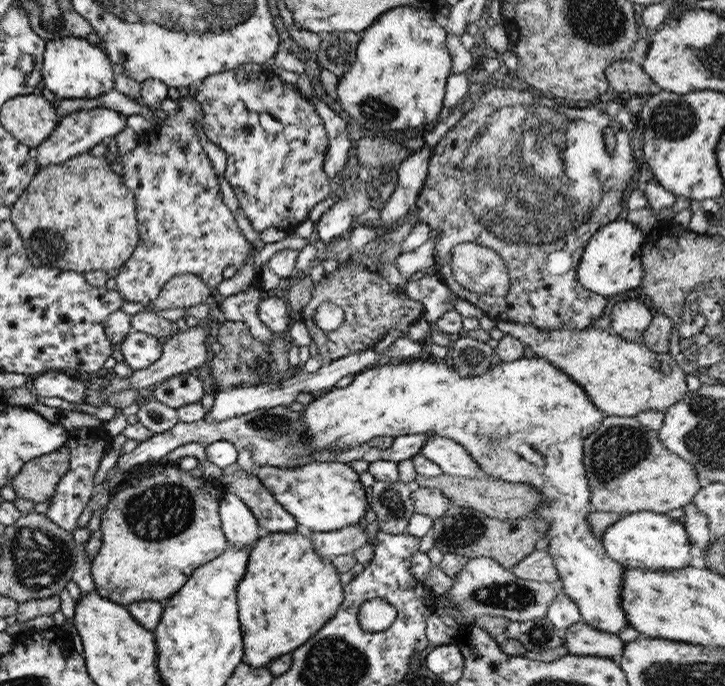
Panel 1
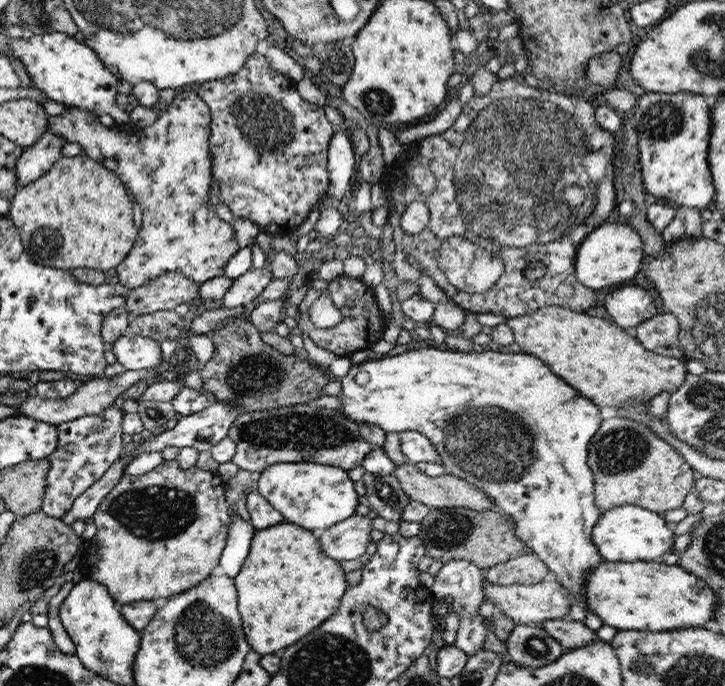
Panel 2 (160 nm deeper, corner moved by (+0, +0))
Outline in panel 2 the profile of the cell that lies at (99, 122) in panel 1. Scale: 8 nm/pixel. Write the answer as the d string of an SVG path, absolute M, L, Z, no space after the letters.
M45 132L38 139L23 149L21 156L14 163L14 175L19 188L45 174L51 165L61 158L60 150L67 142L54 132Z

